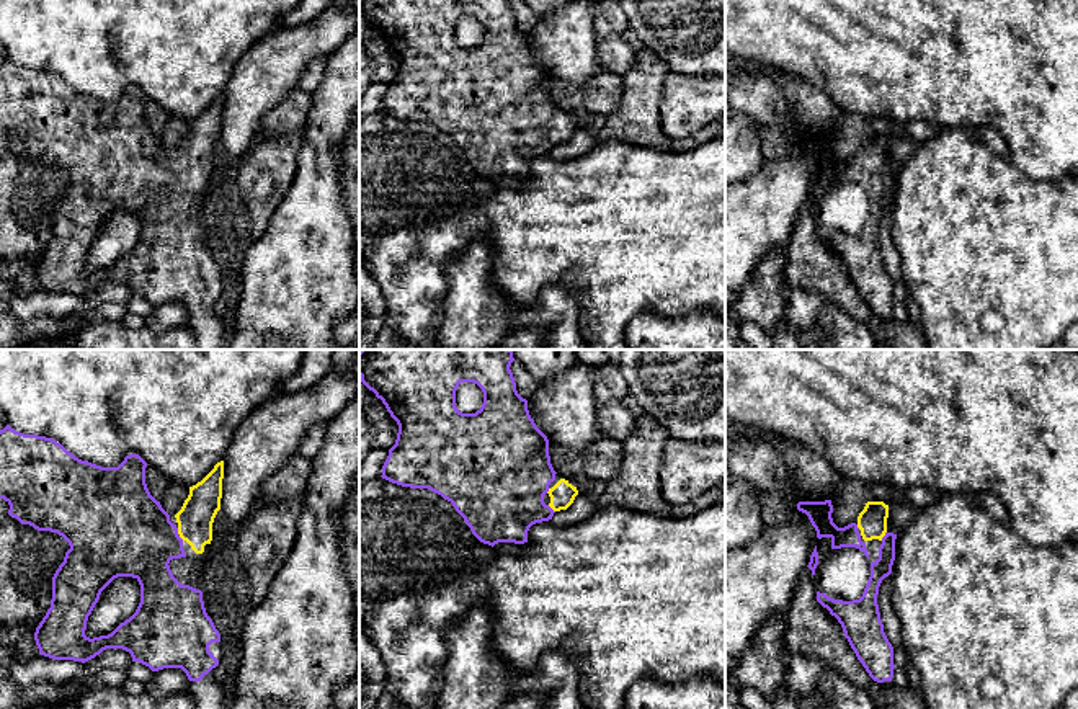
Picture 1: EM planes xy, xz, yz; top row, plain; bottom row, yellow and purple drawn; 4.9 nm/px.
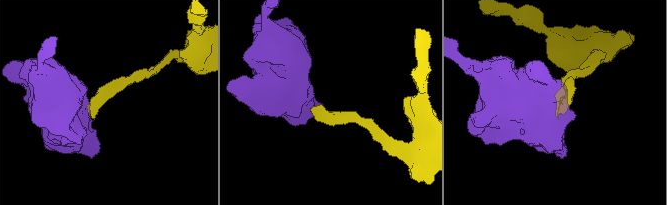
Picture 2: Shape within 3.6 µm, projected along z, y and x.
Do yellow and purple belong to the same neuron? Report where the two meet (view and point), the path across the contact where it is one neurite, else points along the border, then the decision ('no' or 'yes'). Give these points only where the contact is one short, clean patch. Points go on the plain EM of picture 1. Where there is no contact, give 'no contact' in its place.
yz (884, 169) | across yz (873, 154), (884, 169), (886, 195), (882, 201) | yes

